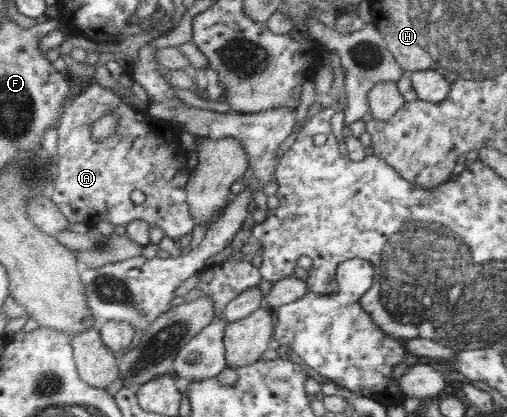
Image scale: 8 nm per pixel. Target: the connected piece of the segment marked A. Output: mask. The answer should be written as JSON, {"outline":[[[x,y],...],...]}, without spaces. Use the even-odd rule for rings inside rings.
{"outline":[[[95,82],[66,108],[57,129],[59,156],[56,165],[56,191],[52,198],[71,223],[81,223],[93,228],[99,222],[112,223],[117,227],[129,226],[134,221],[147,221],[151,227],[163,229],[166,236],[175,241],[188,234],[191,235],[197,228],[192,206],[189,205],[188,187],[192,179],[189,151],[181,143],[183,130],[175,127],[173,122],[157,118],[148,110],[140,110],[127,104],[119,92]],[[110,110],[120,116],[119,128],[107,140],[97,142],[94,139],[94,124]],[[135,190],[140,190],[147,196],[143,204],[131,201],[131,193]]]}

